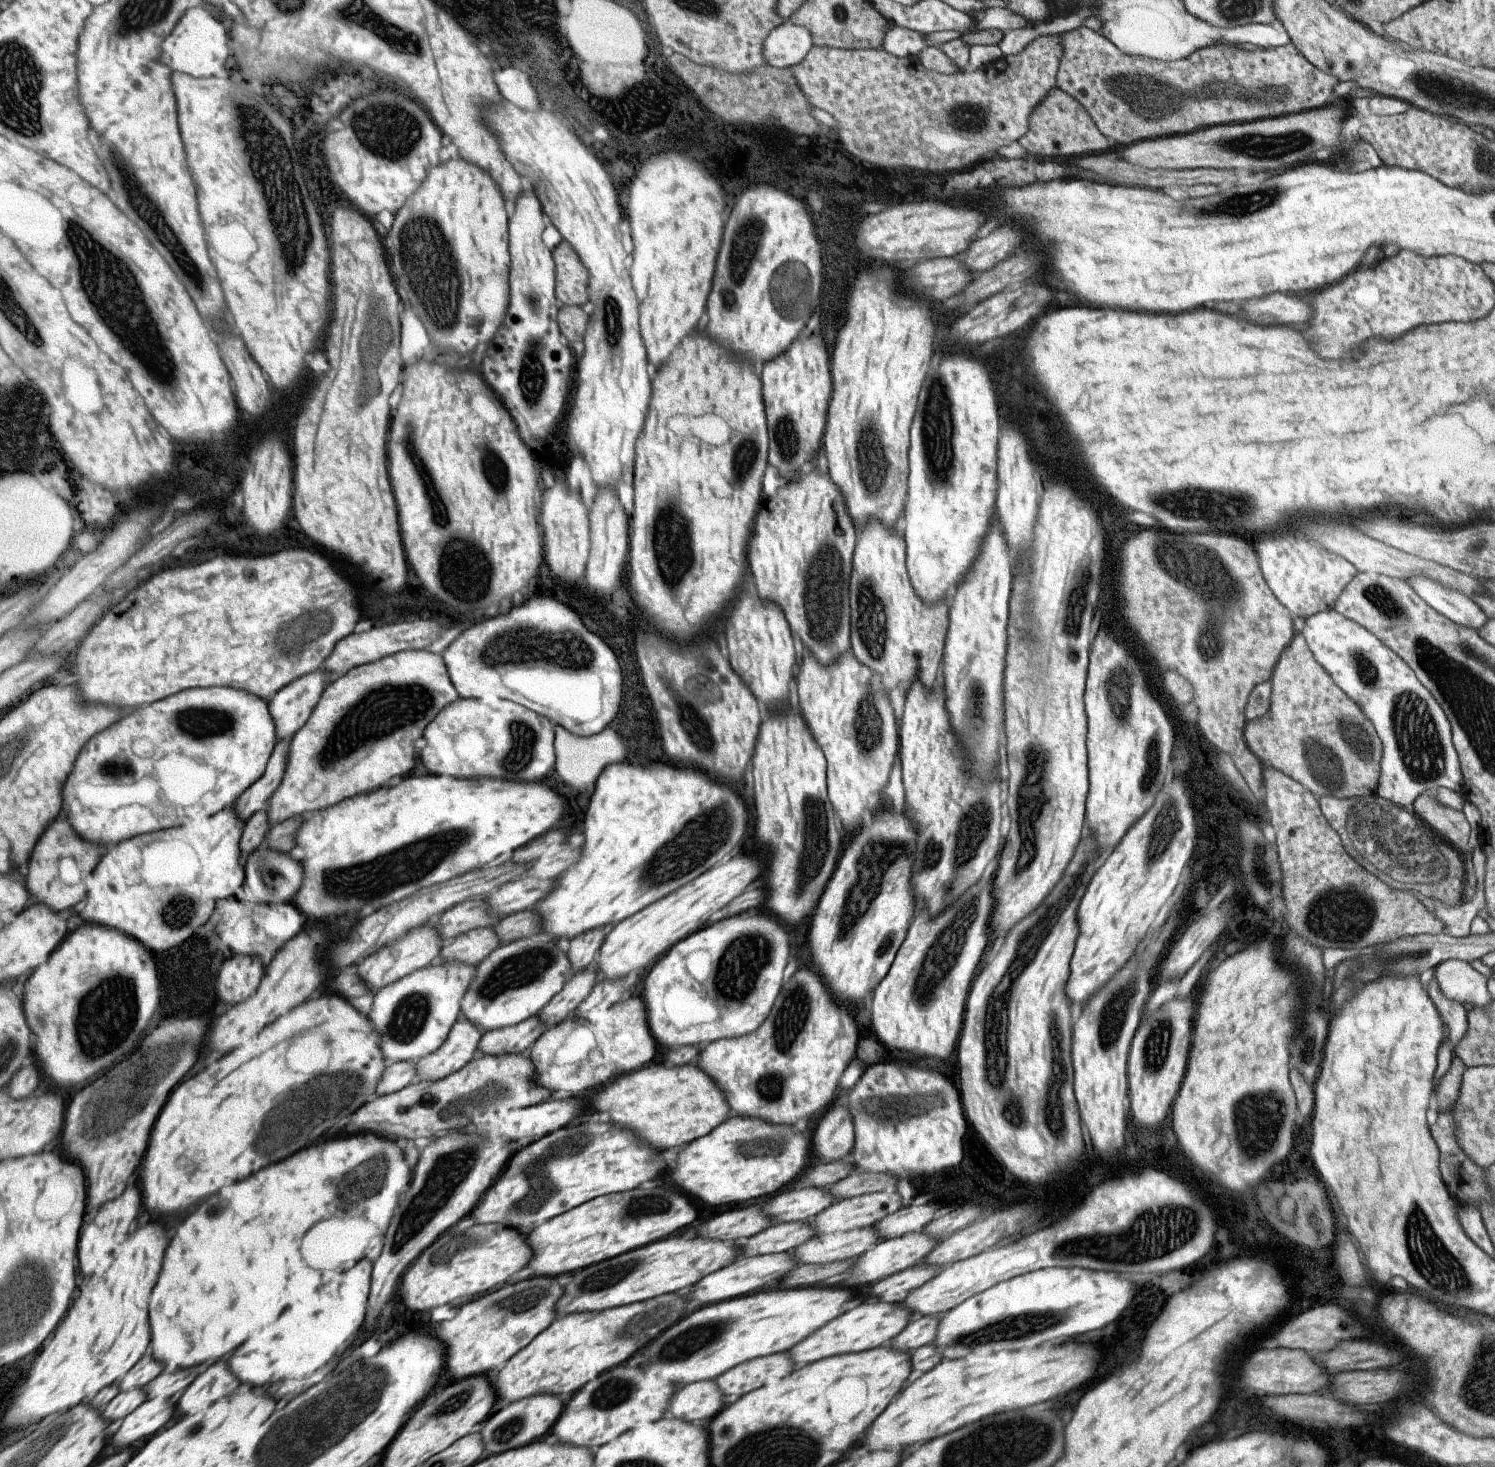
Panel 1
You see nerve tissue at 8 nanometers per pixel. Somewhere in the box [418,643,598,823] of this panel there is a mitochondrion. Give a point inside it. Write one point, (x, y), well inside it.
(521, 753)

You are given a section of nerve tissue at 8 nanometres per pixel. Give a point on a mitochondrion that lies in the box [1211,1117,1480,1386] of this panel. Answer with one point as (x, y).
(1432, 1260)

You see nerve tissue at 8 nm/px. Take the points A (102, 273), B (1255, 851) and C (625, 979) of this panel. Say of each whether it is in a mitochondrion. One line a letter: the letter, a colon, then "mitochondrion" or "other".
A: mitochondrion
B: mitochondrion
C: other

